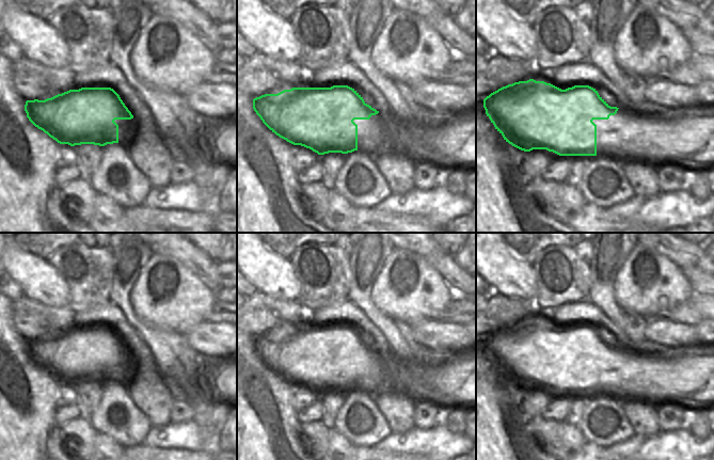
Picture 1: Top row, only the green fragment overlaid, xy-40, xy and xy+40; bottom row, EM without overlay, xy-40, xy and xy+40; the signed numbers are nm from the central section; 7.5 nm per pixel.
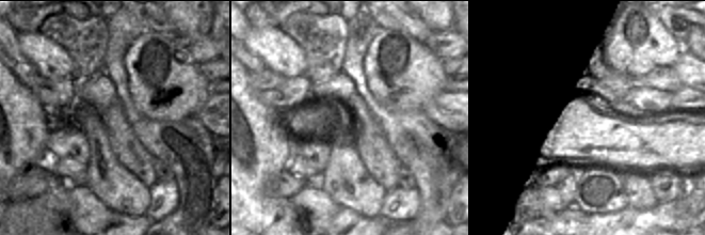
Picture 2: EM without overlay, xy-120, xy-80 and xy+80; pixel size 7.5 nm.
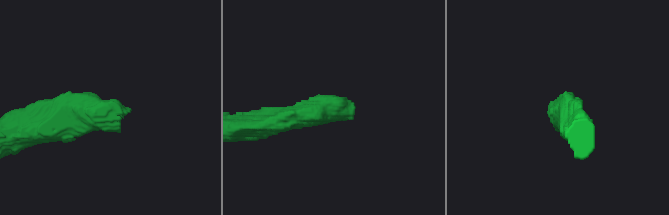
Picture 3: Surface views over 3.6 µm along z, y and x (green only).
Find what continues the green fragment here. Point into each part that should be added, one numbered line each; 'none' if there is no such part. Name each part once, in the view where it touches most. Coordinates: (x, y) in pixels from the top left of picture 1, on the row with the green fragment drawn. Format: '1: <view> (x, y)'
1: xy+40 (687, 140)

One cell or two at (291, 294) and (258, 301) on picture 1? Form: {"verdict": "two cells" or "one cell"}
{"verdict": "two cells"}

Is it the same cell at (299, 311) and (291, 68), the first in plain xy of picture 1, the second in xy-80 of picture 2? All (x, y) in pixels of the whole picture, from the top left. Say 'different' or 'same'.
different

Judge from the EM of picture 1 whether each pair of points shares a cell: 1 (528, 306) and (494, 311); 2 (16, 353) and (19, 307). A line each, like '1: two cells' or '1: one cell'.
1: one cell
2: two cells

